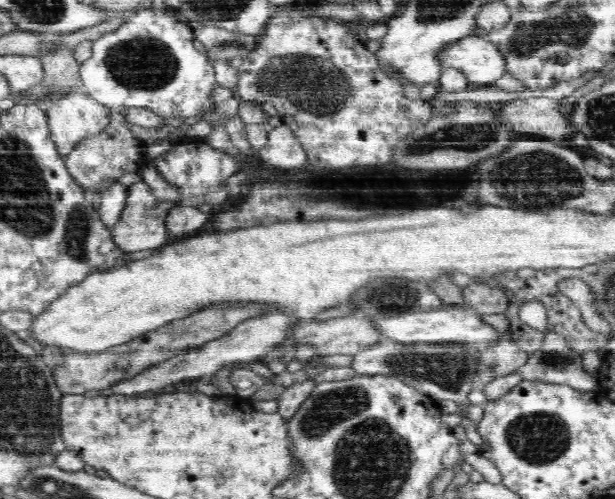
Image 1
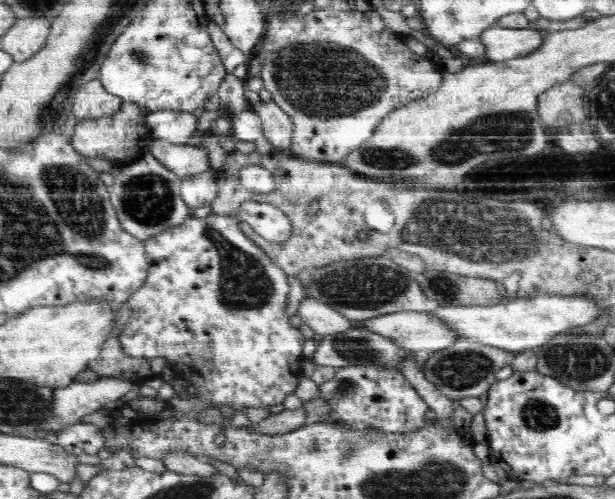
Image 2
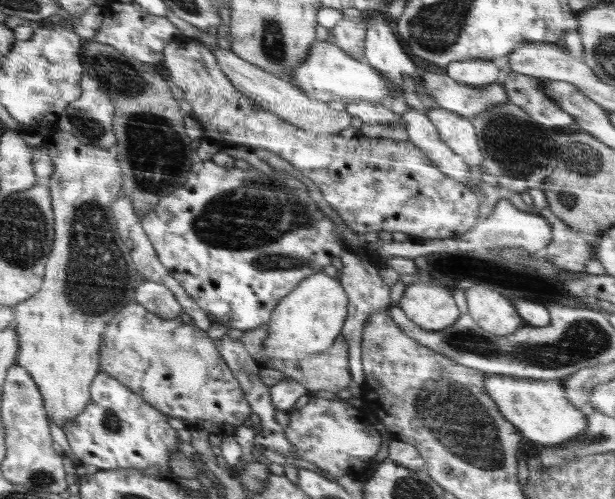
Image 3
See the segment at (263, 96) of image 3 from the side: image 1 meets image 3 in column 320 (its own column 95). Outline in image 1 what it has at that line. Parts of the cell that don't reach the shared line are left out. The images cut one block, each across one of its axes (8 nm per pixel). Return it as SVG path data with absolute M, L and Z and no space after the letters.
M84 91L60 97L49 103L45 109L52 140L55 142L58 154L64 158L74 150L74 146L80 140L102 132L108 126L111 119L108 116L106 106L96 102Z

